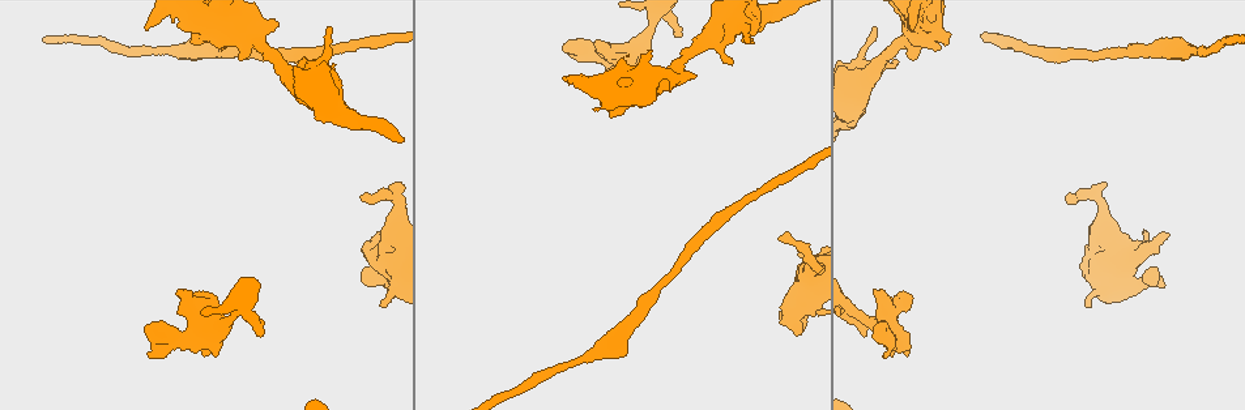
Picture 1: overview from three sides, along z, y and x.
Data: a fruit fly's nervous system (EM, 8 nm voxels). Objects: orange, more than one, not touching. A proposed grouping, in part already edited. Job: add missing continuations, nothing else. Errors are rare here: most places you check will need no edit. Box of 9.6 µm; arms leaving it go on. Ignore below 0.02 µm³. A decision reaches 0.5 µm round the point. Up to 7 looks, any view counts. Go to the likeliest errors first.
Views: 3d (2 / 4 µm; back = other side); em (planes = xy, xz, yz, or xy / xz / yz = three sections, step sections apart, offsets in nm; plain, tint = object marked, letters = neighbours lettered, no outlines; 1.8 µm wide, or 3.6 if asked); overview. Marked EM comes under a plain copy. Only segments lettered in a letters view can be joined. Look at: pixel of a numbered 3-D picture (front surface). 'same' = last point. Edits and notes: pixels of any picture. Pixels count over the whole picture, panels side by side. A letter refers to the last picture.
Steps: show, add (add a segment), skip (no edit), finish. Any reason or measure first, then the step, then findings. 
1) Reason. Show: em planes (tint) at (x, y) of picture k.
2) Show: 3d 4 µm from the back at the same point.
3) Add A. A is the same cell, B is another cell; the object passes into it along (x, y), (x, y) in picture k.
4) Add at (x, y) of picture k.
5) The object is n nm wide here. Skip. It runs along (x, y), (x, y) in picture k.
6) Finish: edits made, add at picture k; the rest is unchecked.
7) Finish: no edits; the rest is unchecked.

Free end. Show: em planes (letters) at (360, 197) of picture 1.

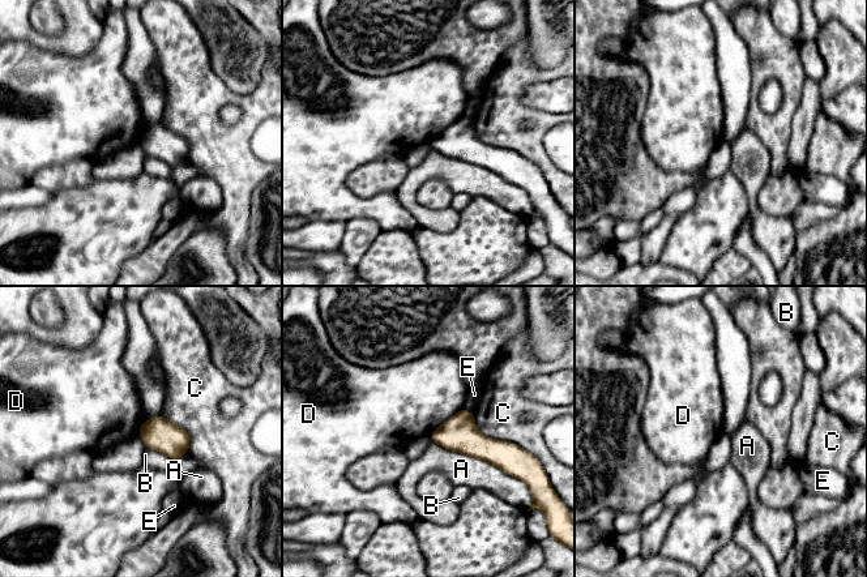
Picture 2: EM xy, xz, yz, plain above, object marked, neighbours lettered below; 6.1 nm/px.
The object is 190 nm wide here. Skip. A, B, C, D and E are other cells; a border runs along (462, 407), (428, 432) in picture 2; no lettered segment goes on from it.

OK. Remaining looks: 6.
An open end. Show: em 3.6 µm xy step 8 (tint) at (1166, 233) of picture 1.

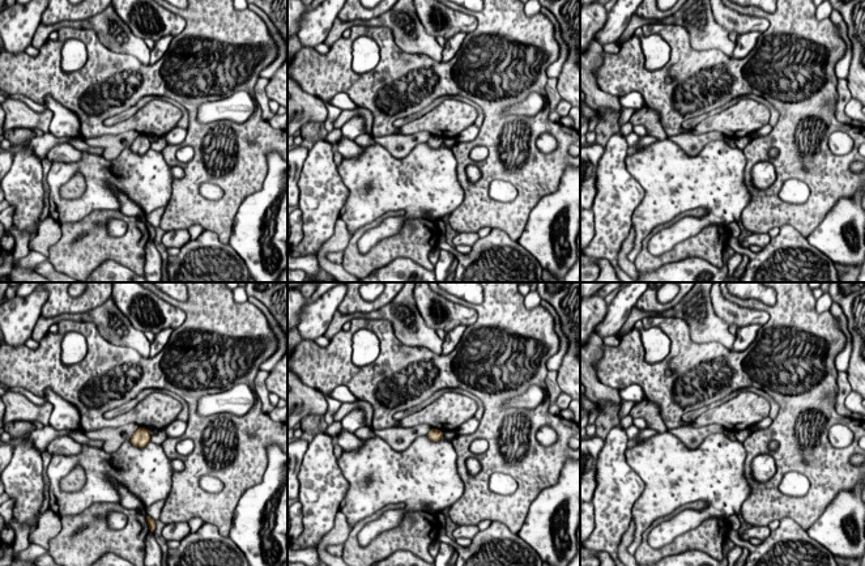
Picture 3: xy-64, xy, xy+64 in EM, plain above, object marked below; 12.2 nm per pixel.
Show: em 3.6 µm planes (letters) at the same point.

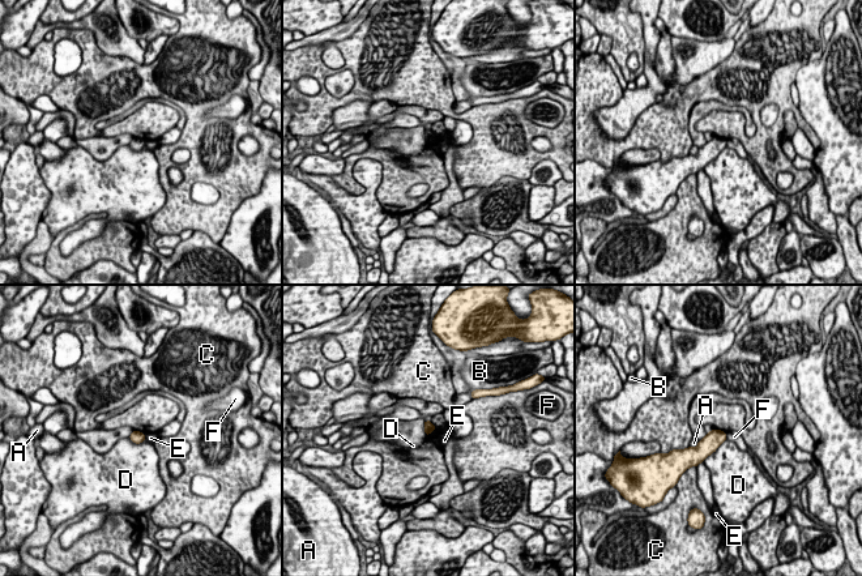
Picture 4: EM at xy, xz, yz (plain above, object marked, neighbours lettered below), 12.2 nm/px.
Skip. A, B, C, D, E and F are other cells; a border runs along (713, 427), (725, 432) in picture 4; none of them fits.

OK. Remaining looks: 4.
Show: 3d 2 µm at (567, 54) of picture 1.

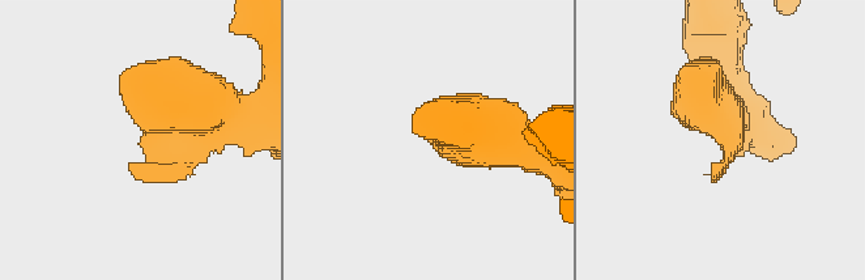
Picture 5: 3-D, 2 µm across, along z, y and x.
Show: em 3.6 µm planes (letters) at (715, 176) of picture 5.

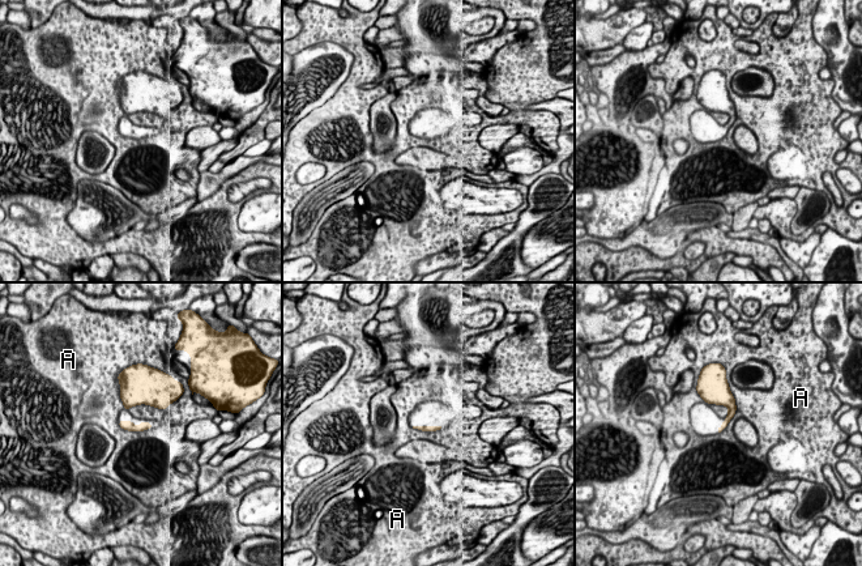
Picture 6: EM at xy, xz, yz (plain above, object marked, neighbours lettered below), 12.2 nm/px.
Skip. A is another cell; none of them fits.

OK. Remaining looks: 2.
Finish: no edits; the rest is unchecked.

